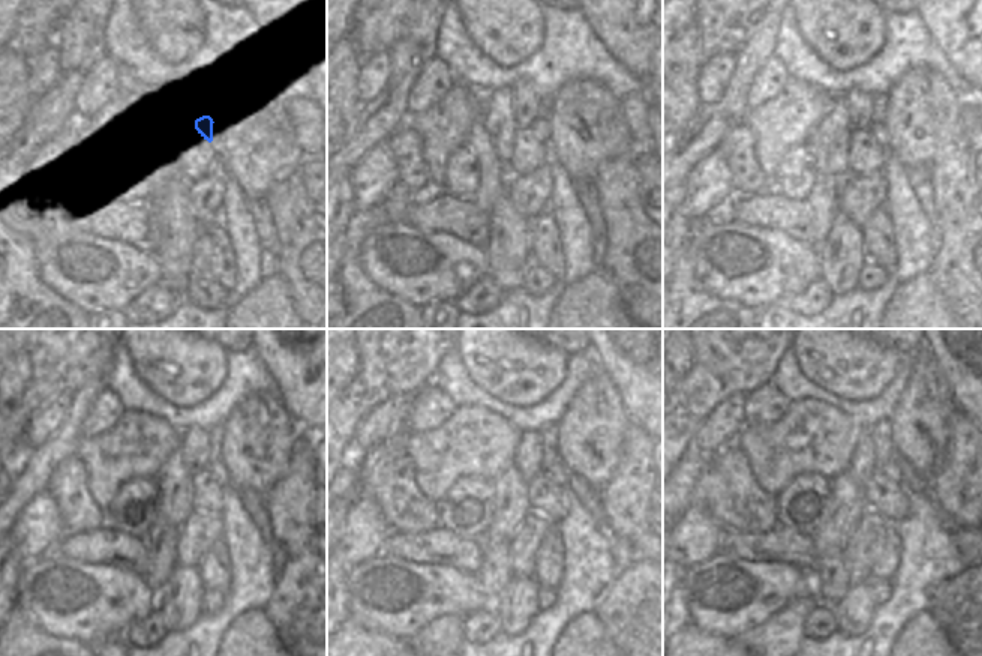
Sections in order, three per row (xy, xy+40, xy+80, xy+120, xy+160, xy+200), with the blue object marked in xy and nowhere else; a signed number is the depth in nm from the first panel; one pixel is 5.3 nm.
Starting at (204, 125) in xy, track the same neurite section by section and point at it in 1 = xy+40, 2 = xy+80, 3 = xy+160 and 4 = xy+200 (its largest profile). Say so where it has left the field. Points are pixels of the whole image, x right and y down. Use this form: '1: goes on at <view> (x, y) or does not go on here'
1: goes on at xy+40 (540, 126)
2: goes on at xy+80 (877, 128)
3: goes on at xy+160 (555, 470)
4: goes on at xy+200 (891, 469)

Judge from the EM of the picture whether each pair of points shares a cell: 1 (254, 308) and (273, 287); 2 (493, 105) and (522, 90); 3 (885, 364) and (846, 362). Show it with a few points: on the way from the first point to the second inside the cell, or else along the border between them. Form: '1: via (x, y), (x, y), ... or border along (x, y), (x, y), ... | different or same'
1: via (258, 303), (270, 291) | same
2: border along (511, 86), (511, 110), (516, 129) | different
3: via (876, 364), (855, 364) | same

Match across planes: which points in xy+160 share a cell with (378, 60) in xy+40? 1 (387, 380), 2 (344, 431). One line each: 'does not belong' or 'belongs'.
1: does not belong
2: does not belong

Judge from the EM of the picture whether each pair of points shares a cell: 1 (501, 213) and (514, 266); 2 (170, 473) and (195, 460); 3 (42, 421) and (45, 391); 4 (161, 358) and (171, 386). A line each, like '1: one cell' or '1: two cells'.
1: one cell
2: two cells
3: two cells
4: one cell

